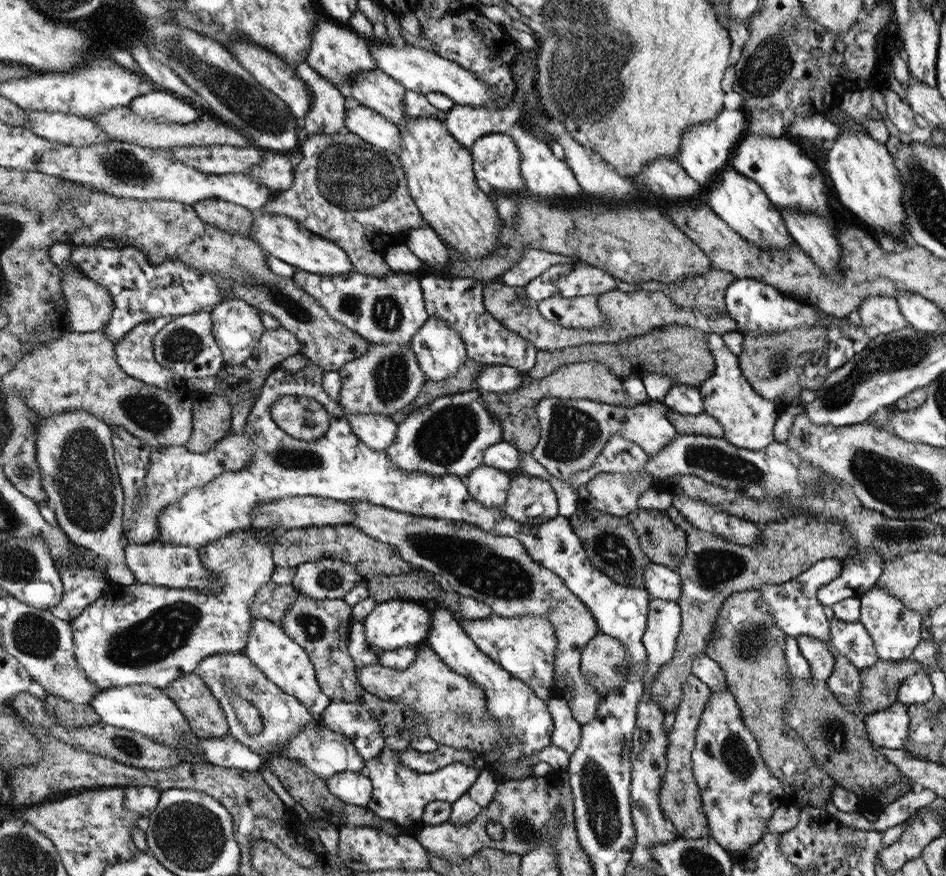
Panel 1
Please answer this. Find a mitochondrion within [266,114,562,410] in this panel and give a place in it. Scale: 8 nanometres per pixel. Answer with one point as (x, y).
(354, 178)

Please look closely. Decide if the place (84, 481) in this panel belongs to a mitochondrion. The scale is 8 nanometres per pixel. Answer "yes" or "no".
yes

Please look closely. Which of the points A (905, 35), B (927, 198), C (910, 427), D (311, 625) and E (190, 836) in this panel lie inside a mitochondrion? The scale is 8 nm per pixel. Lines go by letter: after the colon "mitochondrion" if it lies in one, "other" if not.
A: other
B: mitochondrion
C: other
D: mitochondrion
E: mitochondrion

